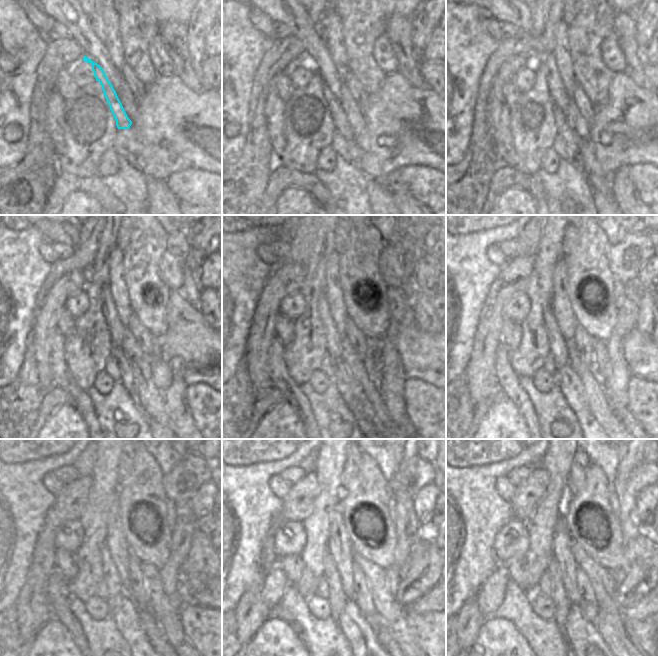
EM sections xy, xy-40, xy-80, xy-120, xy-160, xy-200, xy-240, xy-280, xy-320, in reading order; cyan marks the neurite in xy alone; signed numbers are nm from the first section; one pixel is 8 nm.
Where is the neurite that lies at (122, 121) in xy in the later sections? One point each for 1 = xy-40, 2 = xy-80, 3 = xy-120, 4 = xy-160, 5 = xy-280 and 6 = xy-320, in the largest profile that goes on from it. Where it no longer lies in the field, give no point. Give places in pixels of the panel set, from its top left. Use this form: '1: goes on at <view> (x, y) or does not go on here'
1: goes on at xy-40 (343, 128)
2: goes on at xy-80 (564, 130)
3: goes on at xy-120 (126, 379)
4: goes on at xy-160 (347, 387)
5: goes on at xy-280 (360, 634)
6: goes on at xy-320 (584, 640)

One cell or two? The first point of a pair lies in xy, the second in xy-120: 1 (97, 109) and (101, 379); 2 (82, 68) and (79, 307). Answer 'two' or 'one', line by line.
1: two
2: one

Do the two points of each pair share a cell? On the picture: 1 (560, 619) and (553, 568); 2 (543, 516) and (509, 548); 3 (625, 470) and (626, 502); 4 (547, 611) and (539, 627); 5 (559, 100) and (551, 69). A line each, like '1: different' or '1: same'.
1: same
2: different
3: same
4: different
5: same

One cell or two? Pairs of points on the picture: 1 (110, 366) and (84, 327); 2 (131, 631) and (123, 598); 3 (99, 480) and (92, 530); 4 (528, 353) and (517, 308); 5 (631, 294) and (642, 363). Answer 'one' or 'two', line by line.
1: two
2: one
3: one
4: two
5: two

